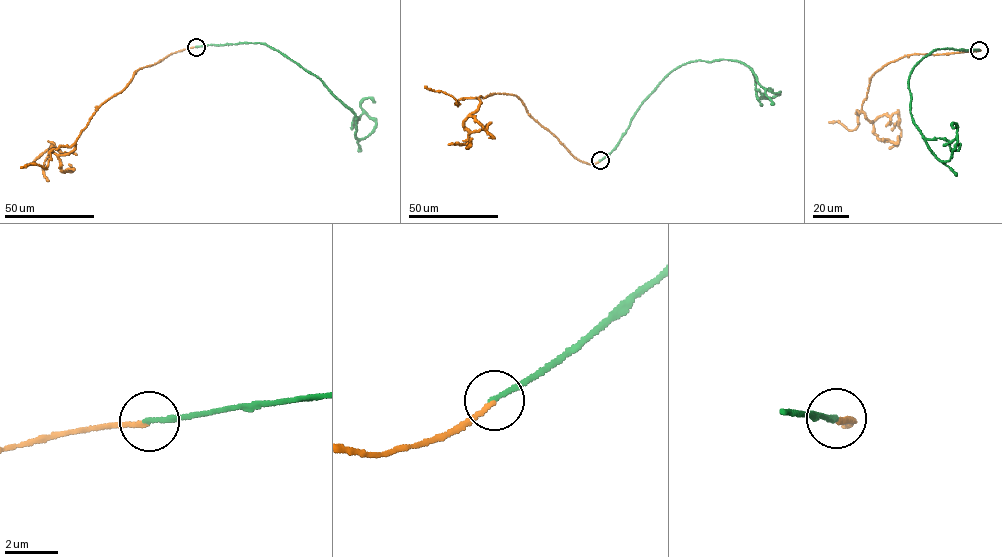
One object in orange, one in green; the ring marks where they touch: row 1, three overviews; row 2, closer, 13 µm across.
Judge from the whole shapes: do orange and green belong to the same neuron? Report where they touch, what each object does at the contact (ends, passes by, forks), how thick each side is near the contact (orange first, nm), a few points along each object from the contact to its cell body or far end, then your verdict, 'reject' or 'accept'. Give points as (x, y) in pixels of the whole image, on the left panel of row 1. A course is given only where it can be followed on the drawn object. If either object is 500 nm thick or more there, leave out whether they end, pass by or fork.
at (196, 47); orange ends there; green ends there; 170 nm thick on the orange side, 170 nm on the other; orange runs (196, 47), (136, 70), (123, 89), (98, 108), (67, 154), (56, 154), (52, 143), (45, 161), (47, 181); green runs (196, 47), (264, 43), (277, 50), (352, 111), (357, 139), (376, 125), (361, 107), (365, 98), (373, 101); accept

